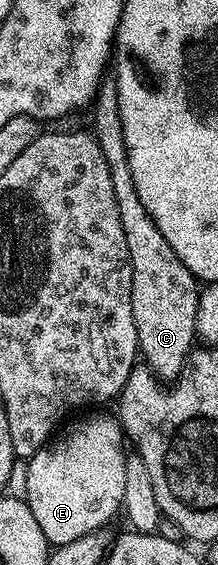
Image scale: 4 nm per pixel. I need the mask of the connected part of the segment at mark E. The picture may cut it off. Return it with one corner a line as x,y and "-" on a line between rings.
103,411
91,412
95,413
89,414
88,417
81,418
80,421
73,422
67,430
64,428
50,444
37,450
37,452
27,461
27,496
25,500
27,505
32,509
33,516
37,519
37,524
41,527
41,531
45,533
45,539
47,539
52,546
73,543
73,539
81,539
81,535
96,533
98,529
104,528
104,526
108,524
106,521
109,520
115,512
120,512
123,503
123,496
125,495
125,463
127,457
127,453
125,452
125,449
123,449
123,441
125,445
123,427
119,424
118,416
111,414
110,417
107,413
99,413

